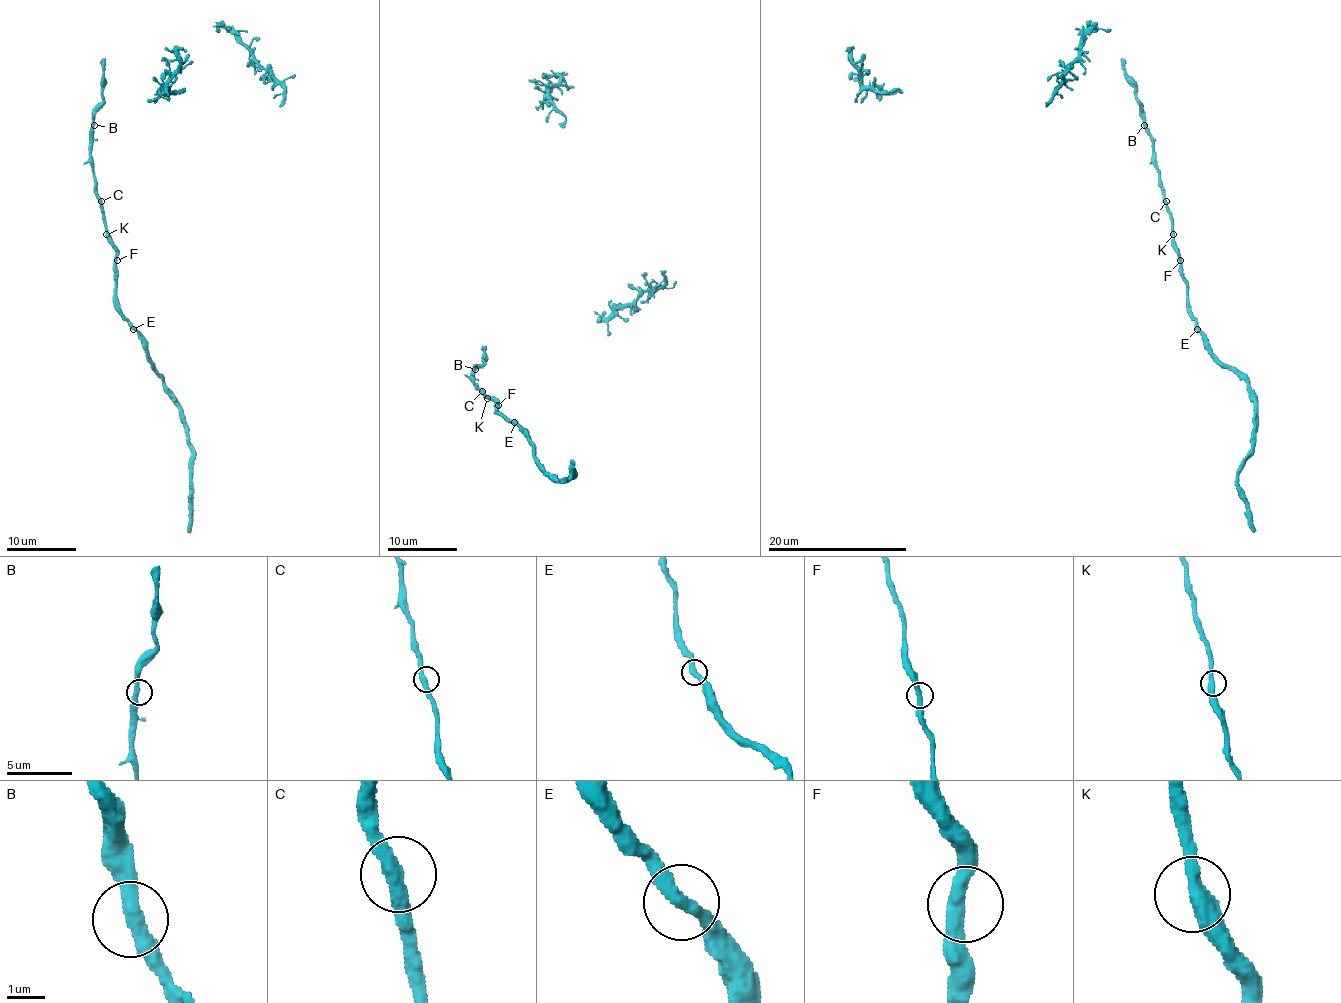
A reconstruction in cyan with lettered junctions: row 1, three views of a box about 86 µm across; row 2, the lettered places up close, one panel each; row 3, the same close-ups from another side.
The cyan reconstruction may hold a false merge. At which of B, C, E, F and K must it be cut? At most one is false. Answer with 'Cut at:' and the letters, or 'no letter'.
Cut at: no letter

